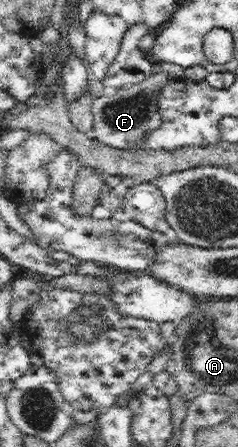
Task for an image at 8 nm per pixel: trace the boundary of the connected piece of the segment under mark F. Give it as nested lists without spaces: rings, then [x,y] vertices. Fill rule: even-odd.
[[[167,71],[151,73],[141,82],[119,87],[111,96],[100,96],[92,101],[94,123],[92,137],[100,143],[111,148],[119,148],[121,151],[131,148],[144,148],[141,140],[161,126],[162,118],[159,113],[159,94],[161,88],[170,80]]]

